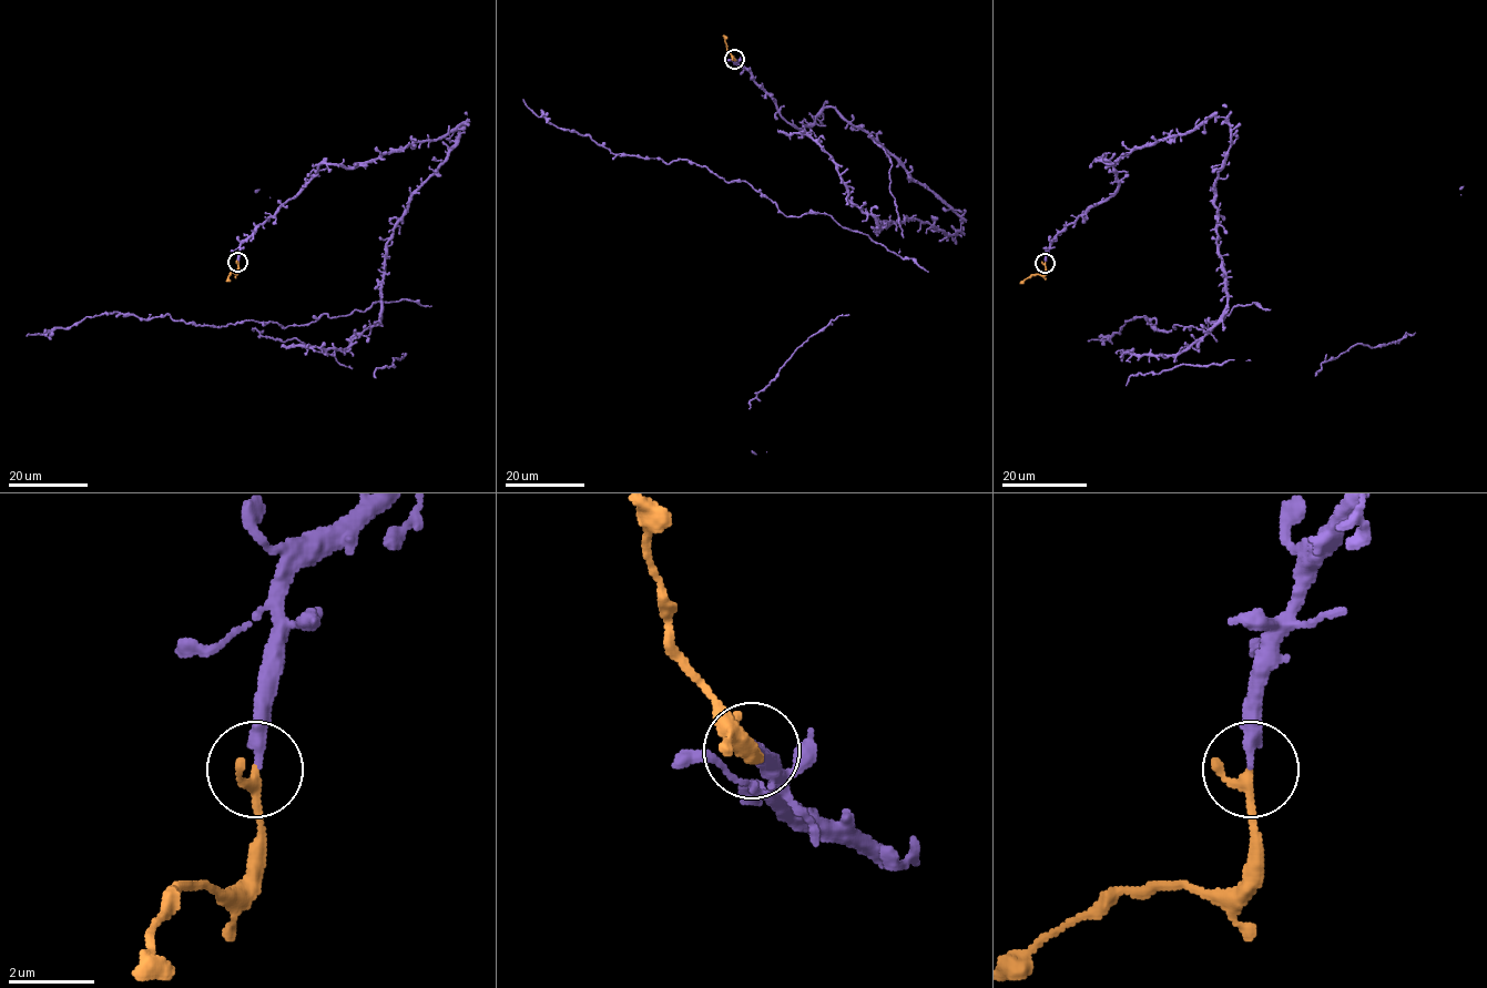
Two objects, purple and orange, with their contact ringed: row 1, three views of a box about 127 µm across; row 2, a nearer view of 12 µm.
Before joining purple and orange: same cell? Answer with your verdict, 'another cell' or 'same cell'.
same cell

